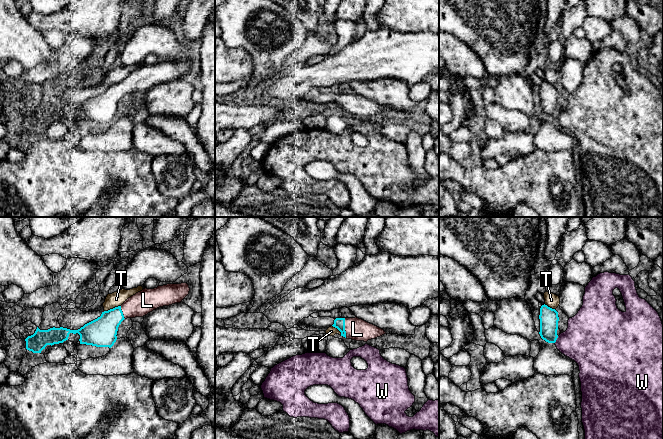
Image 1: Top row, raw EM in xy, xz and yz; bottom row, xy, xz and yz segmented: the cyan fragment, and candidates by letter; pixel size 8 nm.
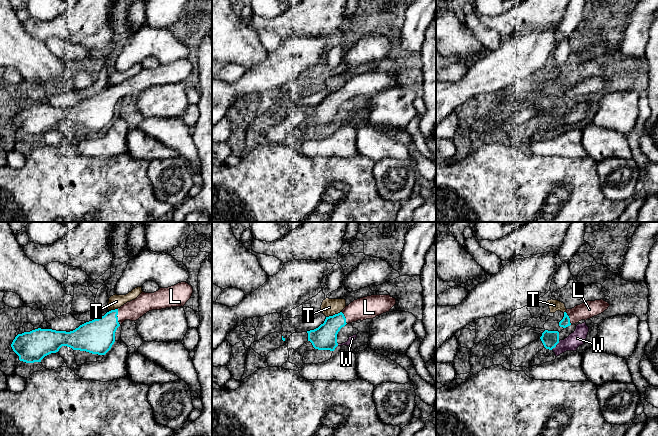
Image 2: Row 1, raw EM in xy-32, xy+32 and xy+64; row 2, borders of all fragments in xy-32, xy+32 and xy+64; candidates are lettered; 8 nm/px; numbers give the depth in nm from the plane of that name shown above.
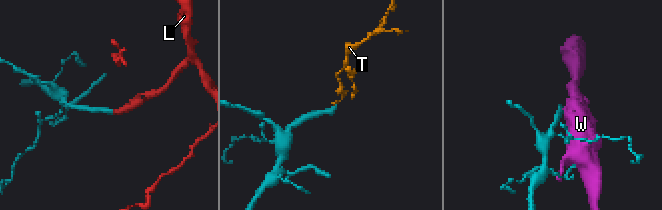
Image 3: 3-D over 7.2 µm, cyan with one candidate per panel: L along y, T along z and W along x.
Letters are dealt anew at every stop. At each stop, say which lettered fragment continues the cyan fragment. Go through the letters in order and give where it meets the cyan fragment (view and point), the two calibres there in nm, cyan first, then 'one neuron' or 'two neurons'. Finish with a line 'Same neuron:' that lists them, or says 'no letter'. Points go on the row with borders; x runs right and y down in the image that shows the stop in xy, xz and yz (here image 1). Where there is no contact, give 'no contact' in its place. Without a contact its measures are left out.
L: meets cyan in xz at (344, 328); 90 nm thick on the cyan side, 180 nm on the other; one neuron
T: meets cyan in xy at (113, 308); 240 nm thick on the cyan side, 120 nm on the other; two neurons
W: meets cyan in yz at (556, 339); 150 nm thick on the cyan side, 380 nm on the other; two neurons
Same neuron: L

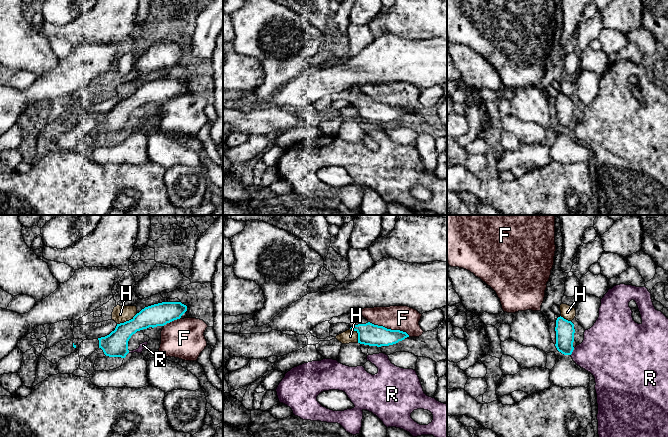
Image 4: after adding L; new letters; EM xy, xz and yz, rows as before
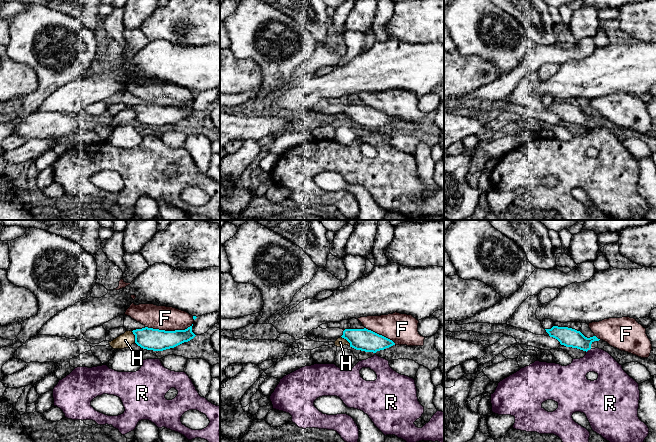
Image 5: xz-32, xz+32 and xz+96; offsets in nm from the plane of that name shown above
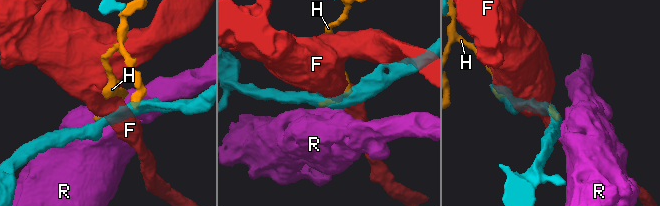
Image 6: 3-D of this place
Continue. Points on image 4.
F: meets cyan in xz at (389, 329); 180 nm thick on the cyan side, 200 nm on the other; two neurons
H: meets cyan in xy at (127, 321); 200 nm thick on the cyan side, 140 nm on the other; two neurons
R: meets cyan in yz at (572, 351); 150 nm thick on the cyan side, 380 nm on the other; two neurons
Same neuron: no letter

